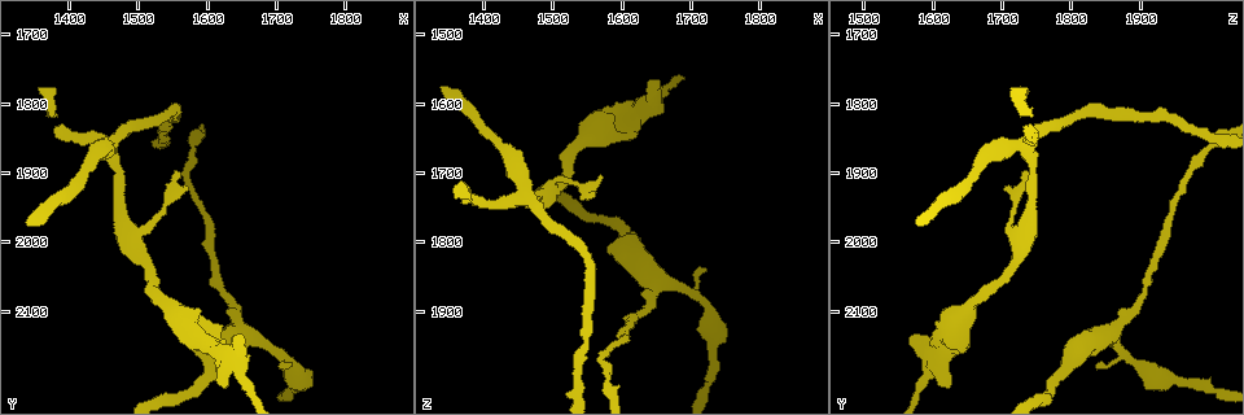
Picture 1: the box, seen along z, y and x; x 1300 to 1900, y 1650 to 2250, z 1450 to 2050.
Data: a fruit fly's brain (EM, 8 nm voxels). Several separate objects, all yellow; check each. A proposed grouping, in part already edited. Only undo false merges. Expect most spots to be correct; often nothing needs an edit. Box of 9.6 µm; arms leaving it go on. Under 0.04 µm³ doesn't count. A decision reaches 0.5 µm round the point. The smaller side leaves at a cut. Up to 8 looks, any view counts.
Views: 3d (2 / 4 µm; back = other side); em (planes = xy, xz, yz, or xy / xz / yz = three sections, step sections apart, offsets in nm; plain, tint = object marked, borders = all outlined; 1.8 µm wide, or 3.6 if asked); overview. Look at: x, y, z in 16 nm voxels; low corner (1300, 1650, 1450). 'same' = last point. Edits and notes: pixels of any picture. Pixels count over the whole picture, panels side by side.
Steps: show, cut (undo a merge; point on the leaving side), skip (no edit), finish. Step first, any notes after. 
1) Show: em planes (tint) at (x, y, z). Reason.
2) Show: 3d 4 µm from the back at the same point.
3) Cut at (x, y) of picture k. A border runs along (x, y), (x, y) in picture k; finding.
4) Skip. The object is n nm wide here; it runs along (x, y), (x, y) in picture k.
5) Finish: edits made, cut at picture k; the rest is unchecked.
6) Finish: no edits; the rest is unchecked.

Show: 3d 2 µm at (1490, 1995, 1730). Arms part here.

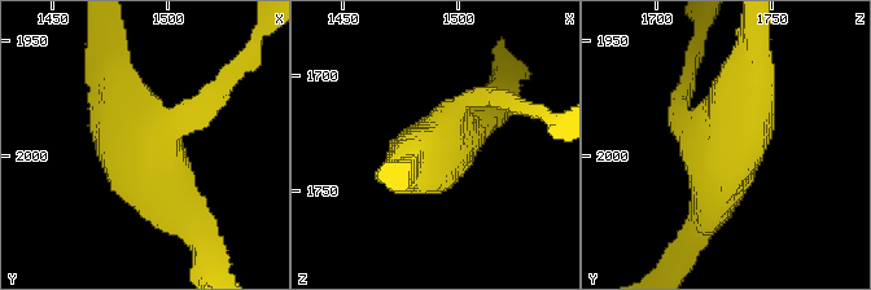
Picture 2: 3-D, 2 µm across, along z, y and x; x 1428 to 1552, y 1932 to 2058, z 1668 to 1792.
Show: em planes (tint) at (1493, 2000, 1728). Shape alone is not enough.

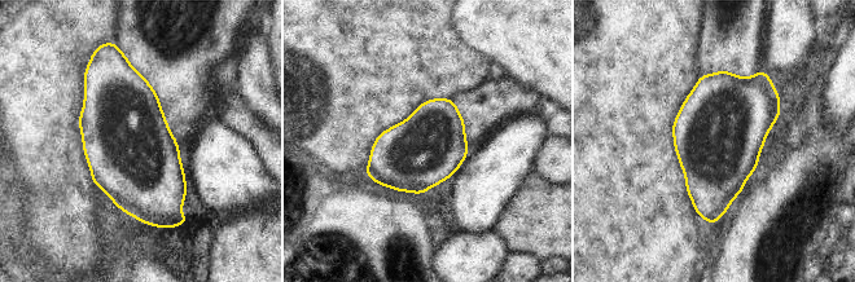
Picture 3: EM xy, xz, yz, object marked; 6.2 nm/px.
Skip. Continuous, no second cell.

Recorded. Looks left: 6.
Show: 3d 4 µm at (1605, 2195, 1790). Thick turns thin.

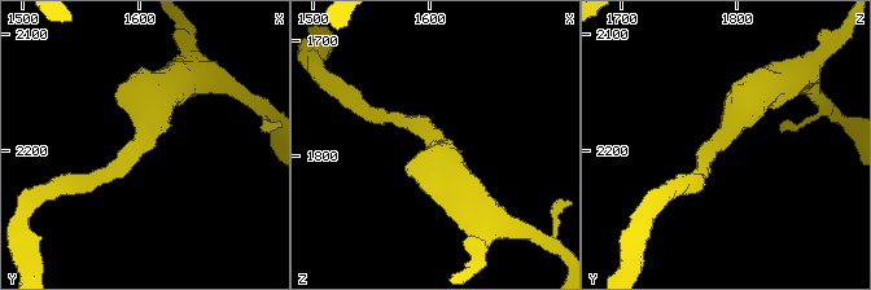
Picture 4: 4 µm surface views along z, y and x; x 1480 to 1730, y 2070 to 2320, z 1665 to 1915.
Show: em 3.6 µm planes (tint) at (1606, 2190, 1784). The arms are 220, 600 nm wide; need the tissue.

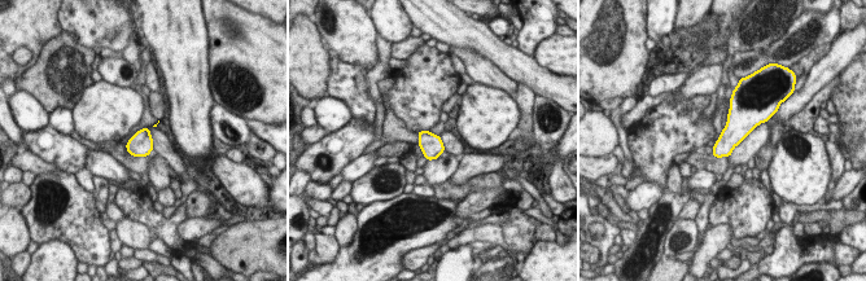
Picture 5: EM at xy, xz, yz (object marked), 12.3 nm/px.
Skip. The object is 280 nm wide here; one cell here.

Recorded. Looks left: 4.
Show: em planes (tint) at (1660, 2210, 1580). Sudden change in width.

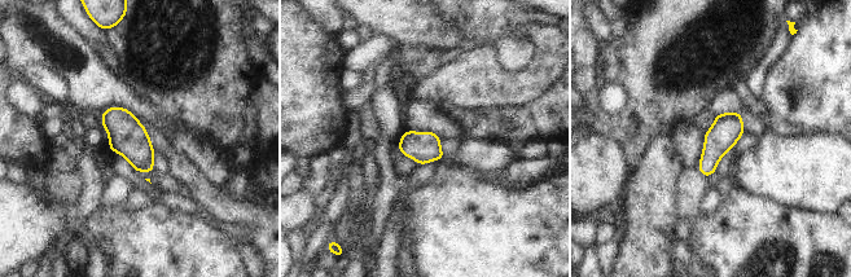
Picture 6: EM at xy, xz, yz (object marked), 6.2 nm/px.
Skip. The object is 190 nm wide here; one cell here.

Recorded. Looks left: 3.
Show: 3d 2 µm at (1730, 2185, 1900). Sudden change in width.

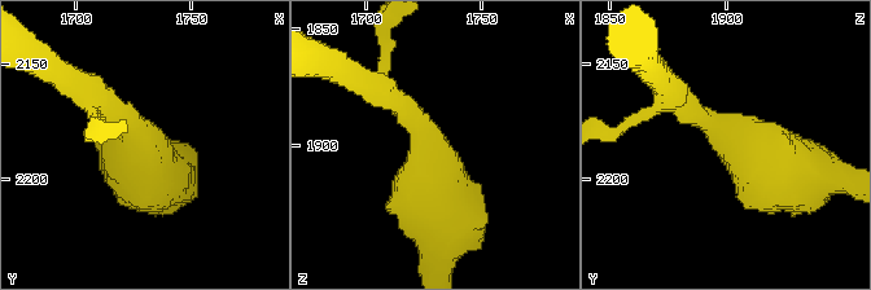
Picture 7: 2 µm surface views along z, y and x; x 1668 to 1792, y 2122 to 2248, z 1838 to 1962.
Show: em planes (tint) at (1727, 2180, 1902).

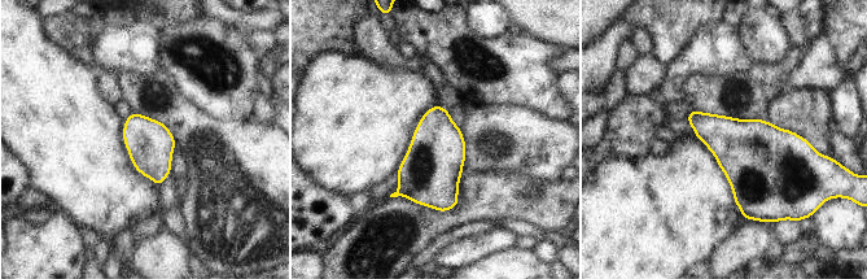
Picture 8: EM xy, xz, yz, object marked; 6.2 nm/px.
Skip. Continuous, no second cell.

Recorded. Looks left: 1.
Finish: no edits; the rest is unchecked.

